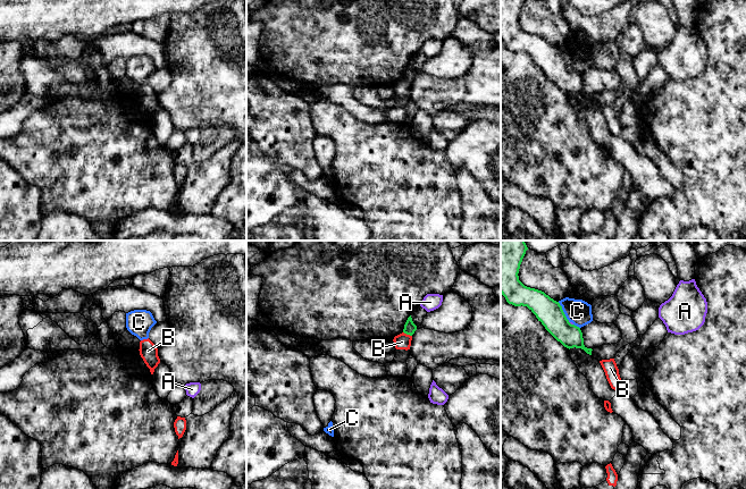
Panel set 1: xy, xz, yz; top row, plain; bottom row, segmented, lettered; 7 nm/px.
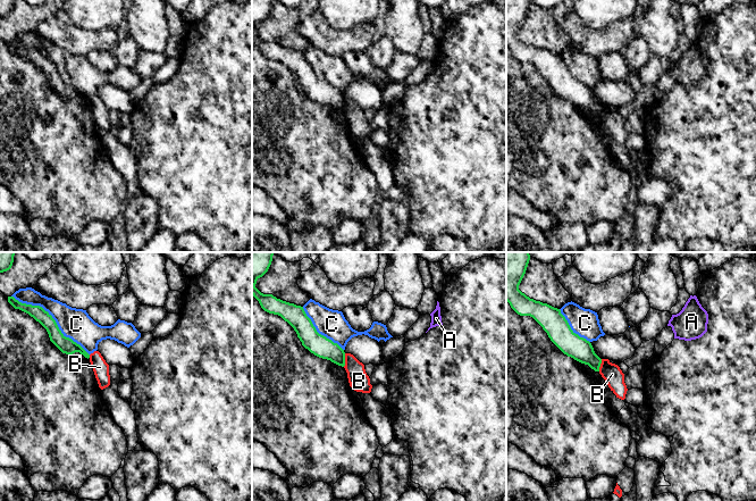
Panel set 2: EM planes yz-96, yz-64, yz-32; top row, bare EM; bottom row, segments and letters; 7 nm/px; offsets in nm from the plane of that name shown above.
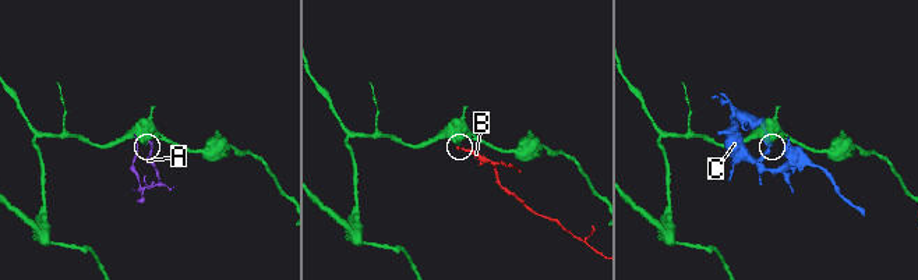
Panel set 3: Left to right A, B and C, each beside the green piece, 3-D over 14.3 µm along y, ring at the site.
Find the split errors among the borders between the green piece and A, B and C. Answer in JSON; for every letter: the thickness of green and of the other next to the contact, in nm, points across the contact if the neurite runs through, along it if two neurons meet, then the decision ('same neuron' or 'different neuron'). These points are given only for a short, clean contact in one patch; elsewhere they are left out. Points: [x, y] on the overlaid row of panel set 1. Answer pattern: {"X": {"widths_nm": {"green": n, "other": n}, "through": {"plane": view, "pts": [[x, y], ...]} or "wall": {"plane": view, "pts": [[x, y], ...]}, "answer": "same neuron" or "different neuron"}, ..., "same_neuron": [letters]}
{"A": {"widths_nm": {"green": 180, "other": 20}, "wall": {"plane": "yz", "pts": [[568, 321], [572, 325]]}, "answer": "different neuron"}, "B": {"widths_nm": {"green": 80, "other": 110}, "wall": {"plane": "xz", "pts": [[403, 331], [411, 336]]}, "answer": "different neuron"}, "C": {"widths_nm": {"green": 180, "other": 180}, "answer": "different neuron"}, "same_neuron": []}

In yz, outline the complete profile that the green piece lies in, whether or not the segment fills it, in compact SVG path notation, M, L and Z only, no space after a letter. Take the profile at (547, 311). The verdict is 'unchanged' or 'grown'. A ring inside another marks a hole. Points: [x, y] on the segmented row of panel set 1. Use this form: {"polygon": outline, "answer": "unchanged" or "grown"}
{"polygon": "M501 241L501 294L509 304L527 306L564 347L581 348L592 355L593 349L584 345L580 328L569 322L560 303L519 280L520 264L527 250L525 241Z", "answer": "unchanged"}

